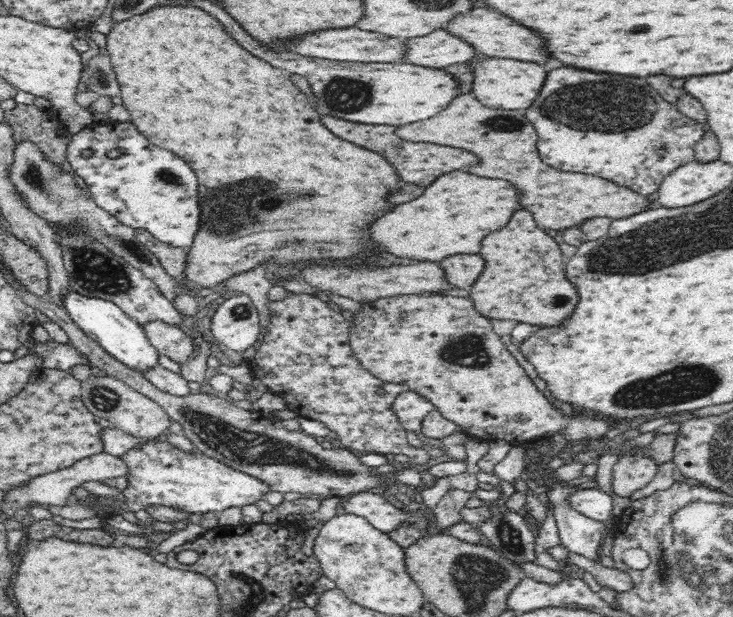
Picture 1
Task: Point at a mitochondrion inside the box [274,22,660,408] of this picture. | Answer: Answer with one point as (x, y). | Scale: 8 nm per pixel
(607, 104)

